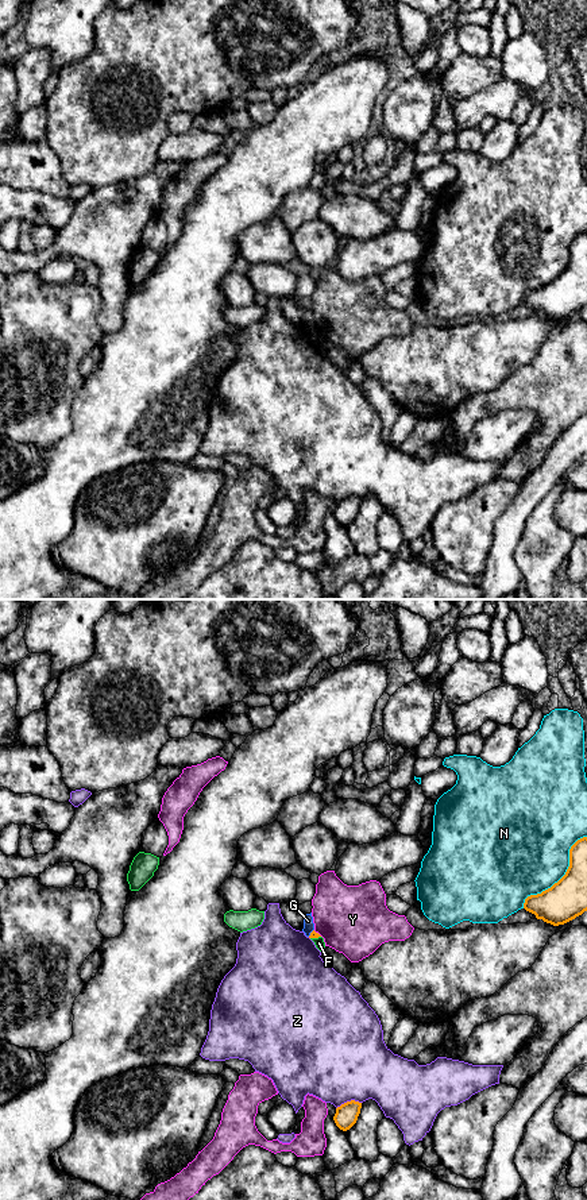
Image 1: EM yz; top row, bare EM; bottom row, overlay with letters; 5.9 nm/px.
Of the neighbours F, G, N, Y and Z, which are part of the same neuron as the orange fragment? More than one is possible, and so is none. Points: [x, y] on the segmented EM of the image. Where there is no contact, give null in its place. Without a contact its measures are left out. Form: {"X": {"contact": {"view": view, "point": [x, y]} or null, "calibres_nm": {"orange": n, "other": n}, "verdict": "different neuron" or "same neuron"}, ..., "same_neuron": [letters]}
{"F": {"contact": {"view": "yz", "point": [315, 937]}, "calibres_nm": {"orange": 50, "other": 60}, "verdict": "different neuron"}, "G": {"contact": {"view": "yz", "point": [311, 933]}, "calibres_nm": {"orange": 50, "other": 60}, "verdict": "different neuron"}, "N": {"contact": {"view": "yz", "point": [563, 876]}, "calibres_nm": {"orange": 240, "other": 480}, "verdict": "different neuron"}, "Y": {"contact": {"view": "yz", "point": [317, 933]}, "calibres_nm": {"orange": 50, "other": 420}, "verdict": "different neuron"}, "Z": {"contact": {"view": "yz", "point": [348, 1102]}, "calibres_nm": {"orange": 140, "other": 500}, "verdict": "different neuron"}, "same_neuron": []}

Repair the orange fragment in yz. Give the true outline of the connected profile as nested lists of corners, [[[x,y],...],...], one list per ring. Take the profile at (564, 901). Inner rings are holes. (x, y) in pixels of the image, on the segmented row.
[[[587,837],[569,849],[569,867],[551,888],[525,899],[524,908],[553,926],[564,925],[587,911]]]

